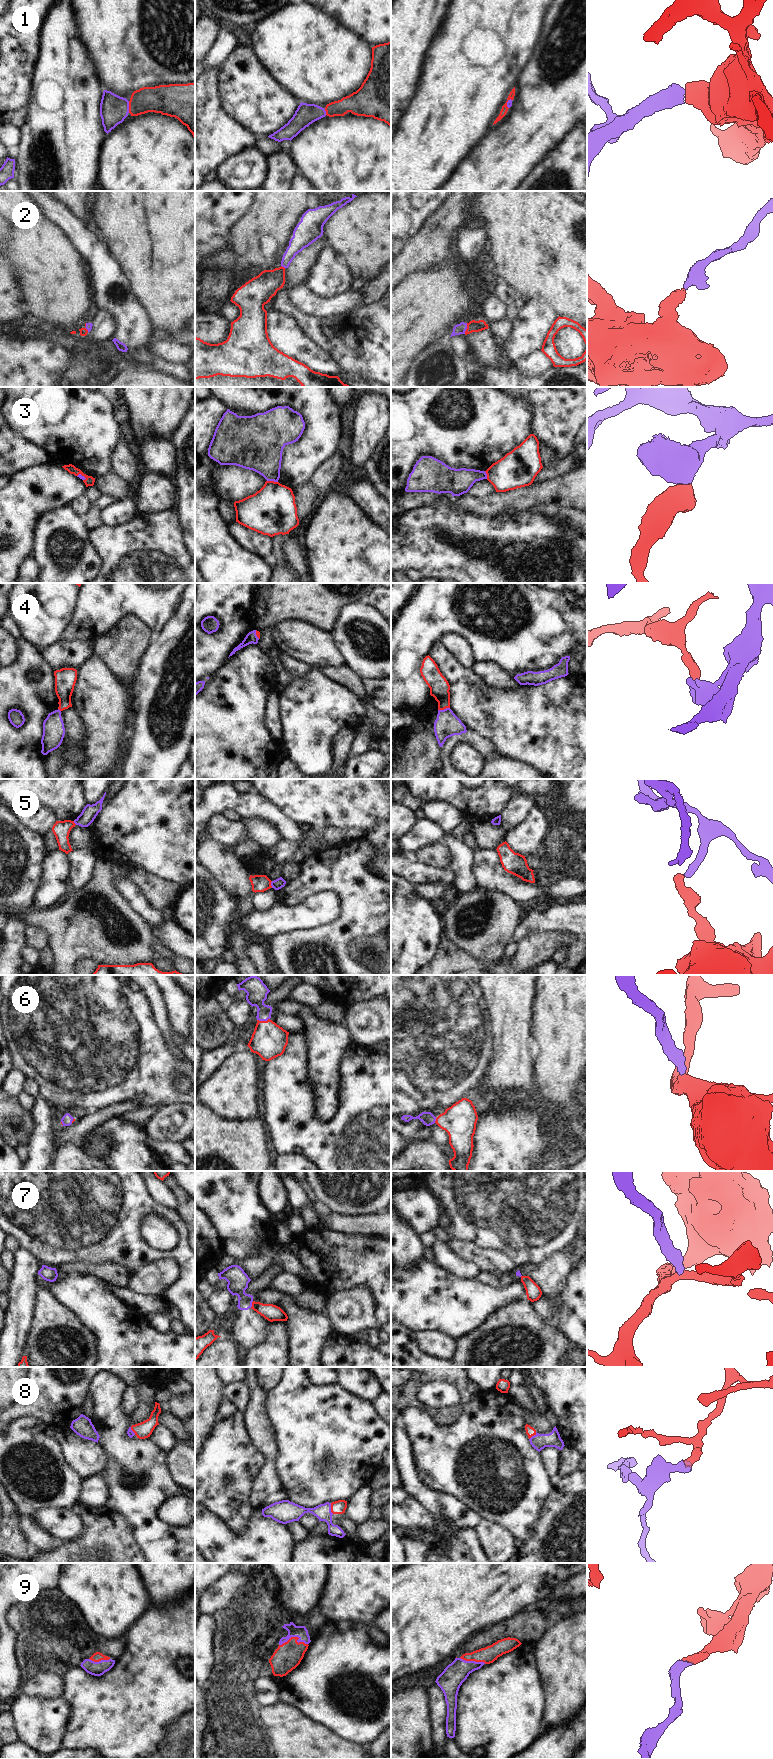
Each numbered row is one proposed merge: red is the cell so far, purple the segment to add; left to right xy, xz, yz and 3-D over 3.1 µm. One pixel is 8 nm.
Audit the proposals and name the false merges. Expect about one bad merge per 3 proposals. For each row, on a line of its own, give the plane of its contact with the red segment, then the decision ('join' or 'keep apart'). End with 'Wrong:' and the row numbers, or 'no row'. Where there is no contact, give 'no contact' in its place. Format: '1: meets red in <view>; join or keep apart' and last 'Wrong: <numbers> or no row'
1: meets red in xy; join
2: meets red in yz; join
3: meets red in xz; keep apart
4: meets red in yz; keep apart
5: meets red in xz; keep apart
6: meets red in xz; join
7: meets red in xz; keep apart
8: meets red in xz; join
9: meets red in xz; join
Wrong: 3, 4, 5, 7

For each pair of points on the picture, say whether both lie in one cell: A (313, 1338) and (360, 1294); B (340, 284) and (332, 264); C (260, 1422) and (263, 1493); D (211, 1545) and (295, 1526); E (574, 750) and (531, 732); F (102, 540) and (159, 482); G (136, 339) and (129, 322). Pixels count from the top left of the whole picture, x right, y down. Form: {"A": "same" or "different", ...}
{"A": "different", "B": "same", "C": "same", "D": "different", "E": "same", "F": "different", "G": "same"}

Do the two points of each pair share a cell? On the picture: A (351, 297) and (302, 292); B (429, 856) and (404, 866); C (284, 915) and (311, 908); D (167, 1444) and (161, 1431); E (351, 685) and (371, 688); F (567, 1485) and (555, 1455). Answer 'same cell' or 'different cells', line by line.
A: same cell
B: different cells
C: same cell
D: same cell
E: different cells
F: different cells

